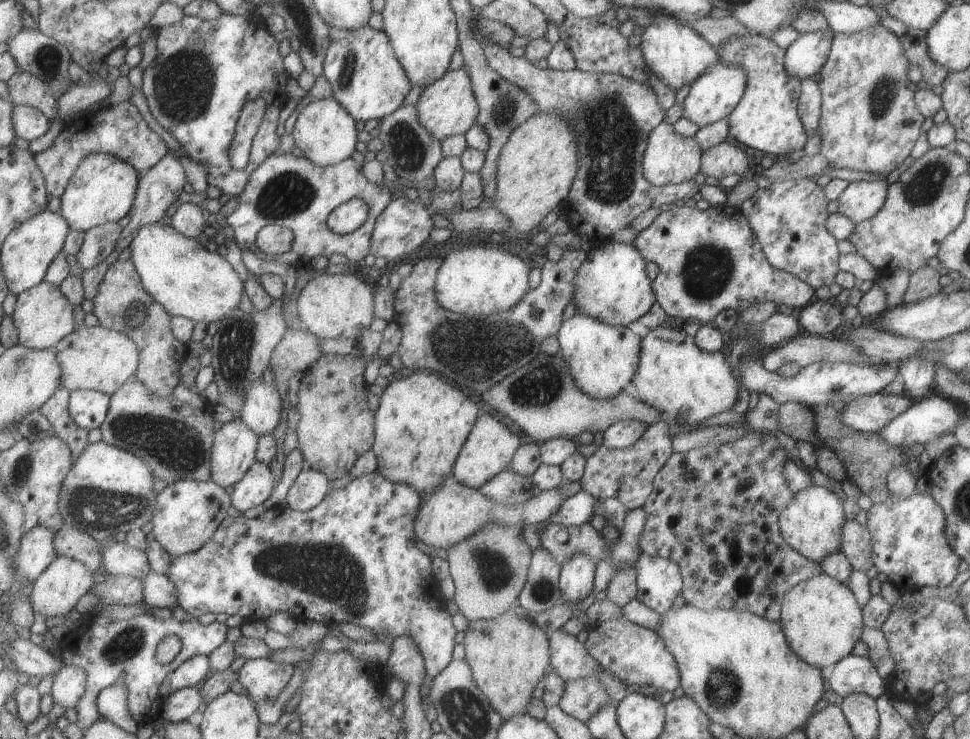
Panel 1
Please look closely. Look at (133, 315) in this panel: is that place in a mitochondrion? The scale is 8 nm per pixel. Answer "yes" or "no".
yes

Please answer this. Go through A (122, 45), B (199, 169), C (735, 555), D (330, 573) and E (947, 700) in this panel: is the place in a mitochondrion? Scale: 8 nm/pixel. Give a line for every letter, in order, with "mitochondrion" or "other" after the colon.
A: other
B: other
C: other
D: mitochondrion
E: other

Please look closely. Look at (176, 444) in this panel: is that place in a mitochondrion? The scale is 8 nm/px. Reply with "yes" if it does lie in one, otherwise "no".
yes

